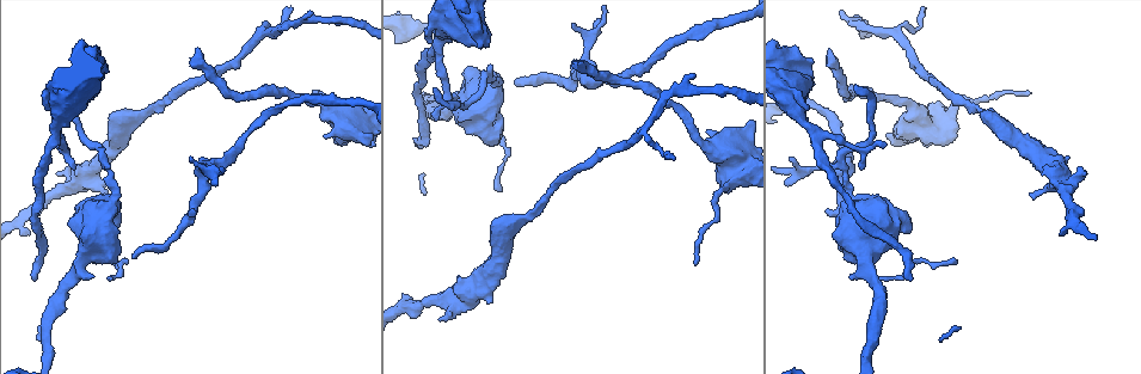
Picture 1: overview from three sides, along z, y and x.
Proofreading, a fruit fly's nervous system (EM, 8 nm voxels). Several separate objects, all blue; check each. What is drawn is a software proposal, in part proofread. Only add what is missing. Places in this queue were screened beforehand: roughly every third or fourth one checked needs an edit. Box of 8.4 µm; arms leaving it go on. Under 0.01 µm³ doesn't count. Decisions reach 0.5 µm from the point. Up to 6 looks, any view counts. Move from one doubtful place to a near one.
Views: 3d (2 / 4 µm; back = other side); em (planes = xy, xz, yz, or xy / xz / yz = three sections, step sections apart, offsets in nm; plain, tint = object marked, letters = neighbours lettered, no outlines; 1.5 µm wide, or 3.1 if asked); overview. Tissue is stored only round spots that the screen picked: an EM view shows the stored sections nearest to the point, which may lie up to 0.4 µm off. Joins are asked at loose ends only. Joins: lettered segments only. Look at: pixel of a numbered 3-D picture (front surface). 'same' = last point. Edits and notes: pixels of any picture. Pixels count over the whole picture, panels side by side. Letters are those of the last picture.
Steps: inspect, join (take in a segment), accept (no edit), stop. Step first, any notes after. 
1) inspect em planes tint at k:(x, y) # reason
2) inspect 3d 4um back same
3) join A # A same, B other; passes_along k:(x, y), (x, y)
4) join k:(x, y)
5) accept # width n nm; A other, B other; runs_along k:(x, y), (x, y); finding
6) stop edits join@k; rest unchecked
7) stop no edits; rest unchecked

inspect 3d 4um at 1:(1032, 196) # thin end

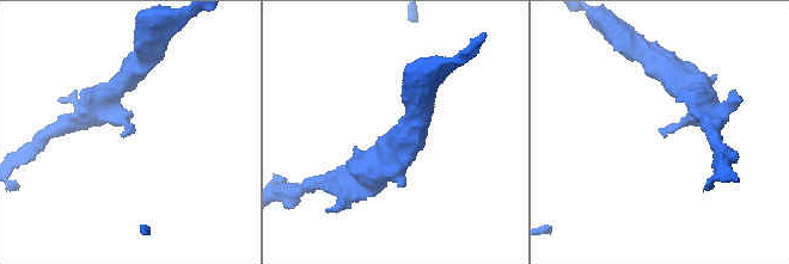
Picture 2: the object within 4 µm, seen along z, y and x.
inspect em planes letters at 2:(127, 135)

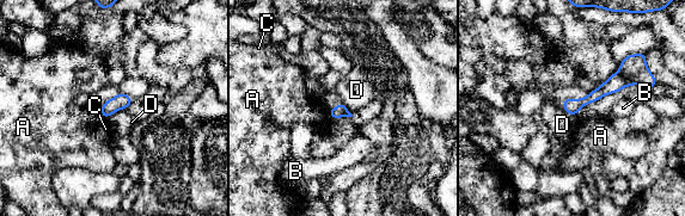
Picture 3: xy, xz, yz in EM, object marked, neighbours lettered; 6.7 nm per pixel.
accept # A other, B other, C other, D other; no lettered segment goes on from it

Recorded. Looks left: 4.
inspect em xy step 8 letters at 1:(1026, 92) # end of a long branch

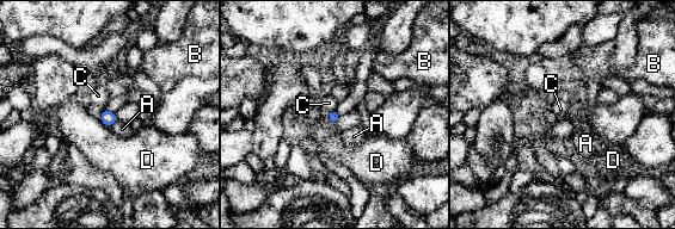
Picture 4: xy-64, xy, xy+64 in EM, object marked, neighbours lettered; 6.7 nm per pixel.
accept # longest_contact D 90 nm; A other, B other, C other, D other; border 4:(335, 110), (330, 112); no lettered segment goes on from it

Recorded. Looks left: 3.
inspect em xz step 4 letters at 1:(909, 279) # thin end

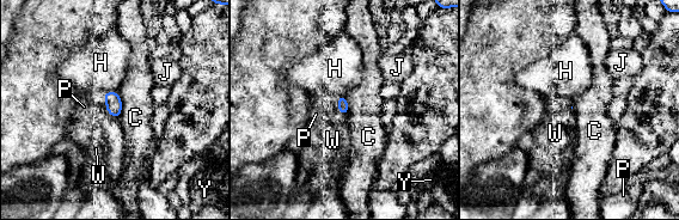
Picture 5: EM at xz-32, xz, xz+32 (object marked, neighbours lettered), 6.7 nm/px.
join W # C other, H other, J other, P other, W same, Y other; it goes on there

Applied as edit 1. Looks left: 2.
stop edits join@5; rest unchecked

